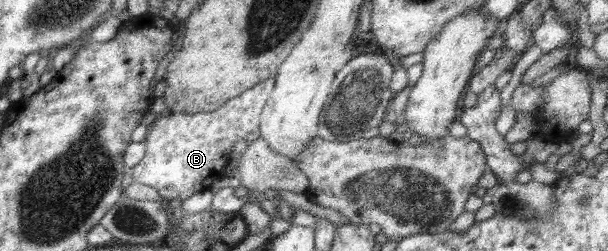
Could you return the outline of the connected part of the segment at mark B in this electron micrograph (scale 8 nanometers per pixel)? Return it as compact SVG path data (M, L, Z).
M268 77L208 112L158 114L145 132L144 157L128 170L132 182L152 187L163 201L174 198L183 201L195 192L208 190L214 180L225 177L234 143L238 140L248 143L259 137L260 113L273 83L273 78Z

